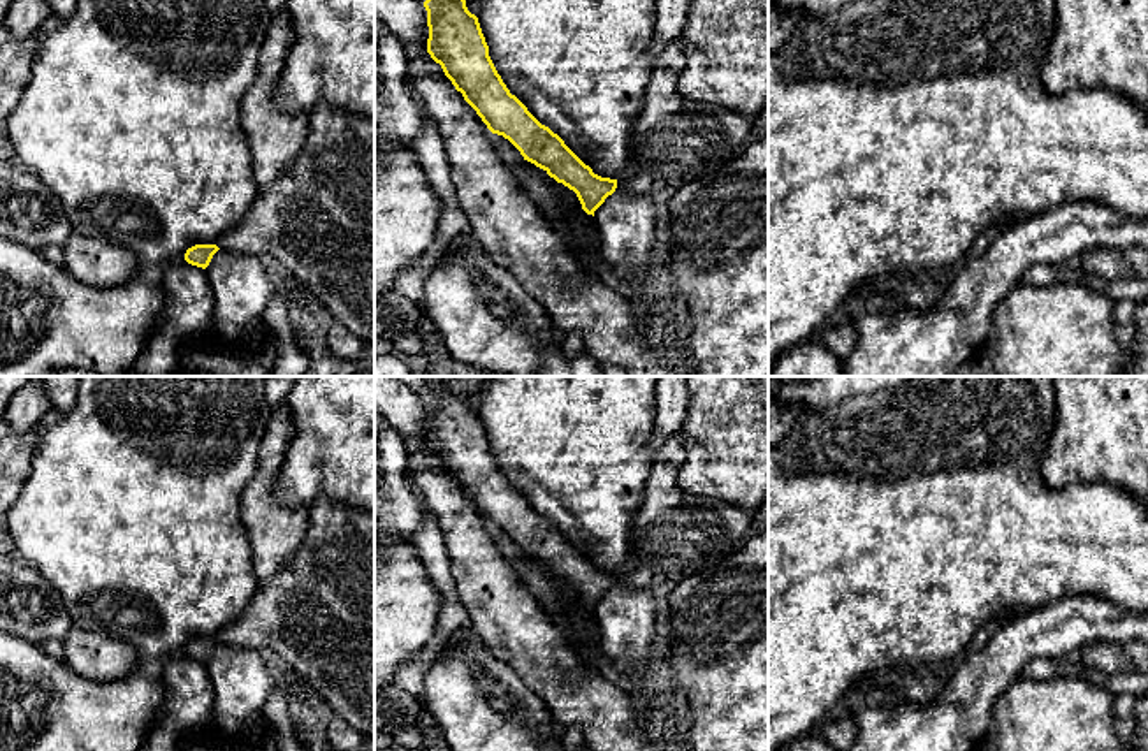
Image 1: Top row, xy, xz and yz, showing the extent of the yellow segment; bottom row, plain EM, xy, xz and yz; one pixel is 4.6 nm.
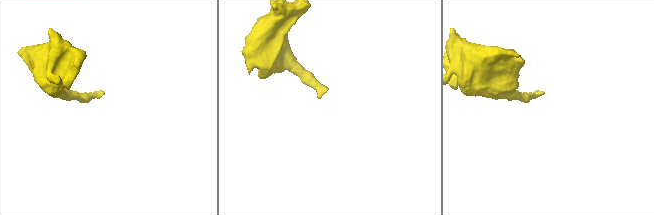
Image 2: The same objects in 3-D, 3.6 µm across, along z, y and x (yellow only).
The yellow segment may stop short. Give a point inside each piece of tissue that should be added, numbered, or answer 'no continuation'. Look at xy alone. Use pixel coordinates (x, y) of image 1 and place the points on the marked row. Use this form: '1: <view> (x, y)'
1: xy (319, 215)

